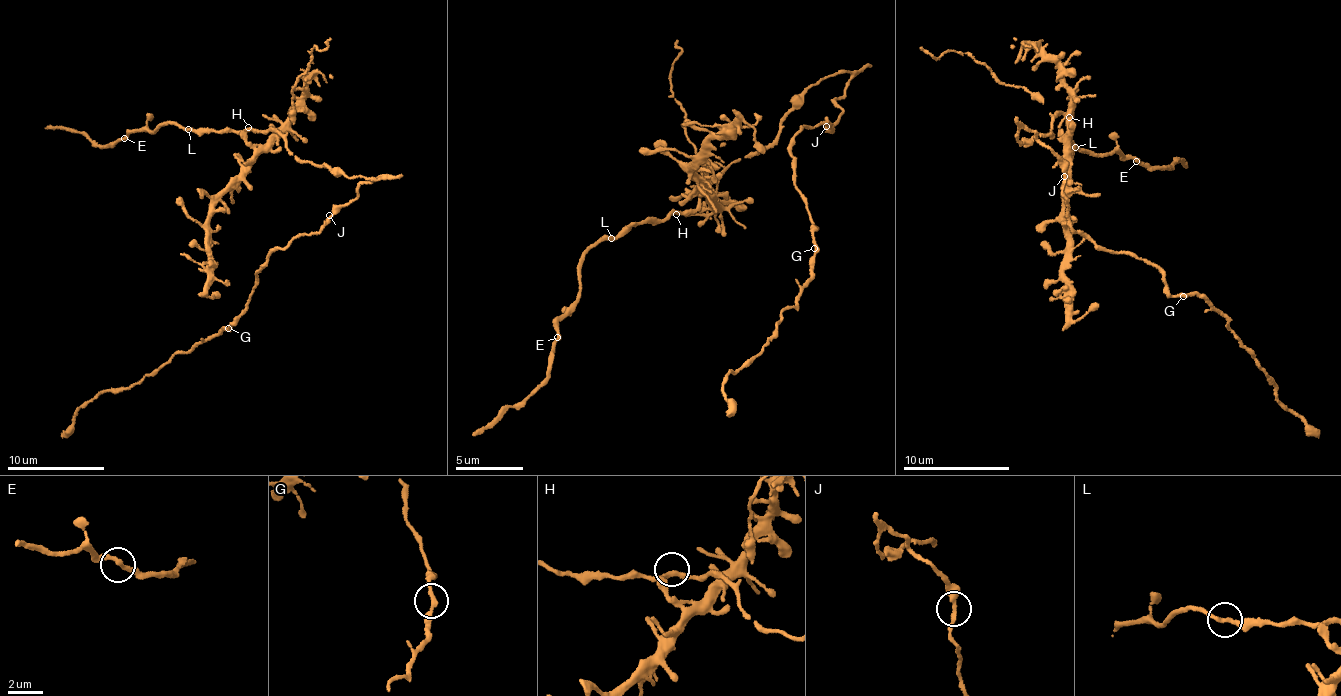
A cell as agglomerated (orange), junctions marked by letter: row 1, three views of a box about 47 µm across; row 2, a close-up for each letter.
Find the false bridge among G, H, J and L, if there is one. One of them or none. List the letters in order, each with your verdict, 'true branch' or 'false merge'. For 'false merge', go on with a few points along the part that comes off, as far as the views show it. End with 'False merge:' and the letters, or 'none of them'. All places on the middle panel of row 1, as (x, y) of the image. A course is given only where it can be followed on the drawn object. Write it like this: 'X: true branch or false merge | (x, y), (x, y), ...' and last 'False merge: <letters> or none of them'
G: true branch
H: true branch
J: true branch
L: true branch
False merge: none of them

